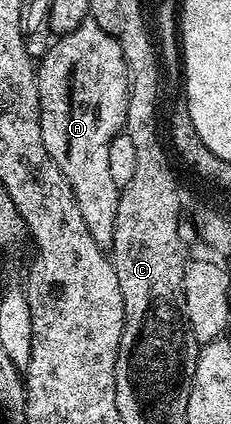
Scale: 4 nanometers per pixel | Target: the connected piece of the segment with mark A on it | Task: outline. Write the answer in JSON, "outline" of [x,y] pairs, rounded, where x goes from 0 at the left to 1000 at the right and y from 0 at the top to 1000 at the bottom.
{"outline":[[[381,42],[307,75],[268,78],[225,101],[203,125],[165,144],[152,193],[169,224],[177,335],[195,335],[195,354],[212,354],[264,410],[281,410],[316,448],[333,495],[351,495],[351,514],[368,514],[385,552],[403,552],[403,571],[420,571],[455,590],[476,587],[524,446],[472,410],[472,335],[489,335],[489,325],[537,309],[550,288],[567,175],[550,167],[541,127],[502,87],[437,71],[420,52]]]}

